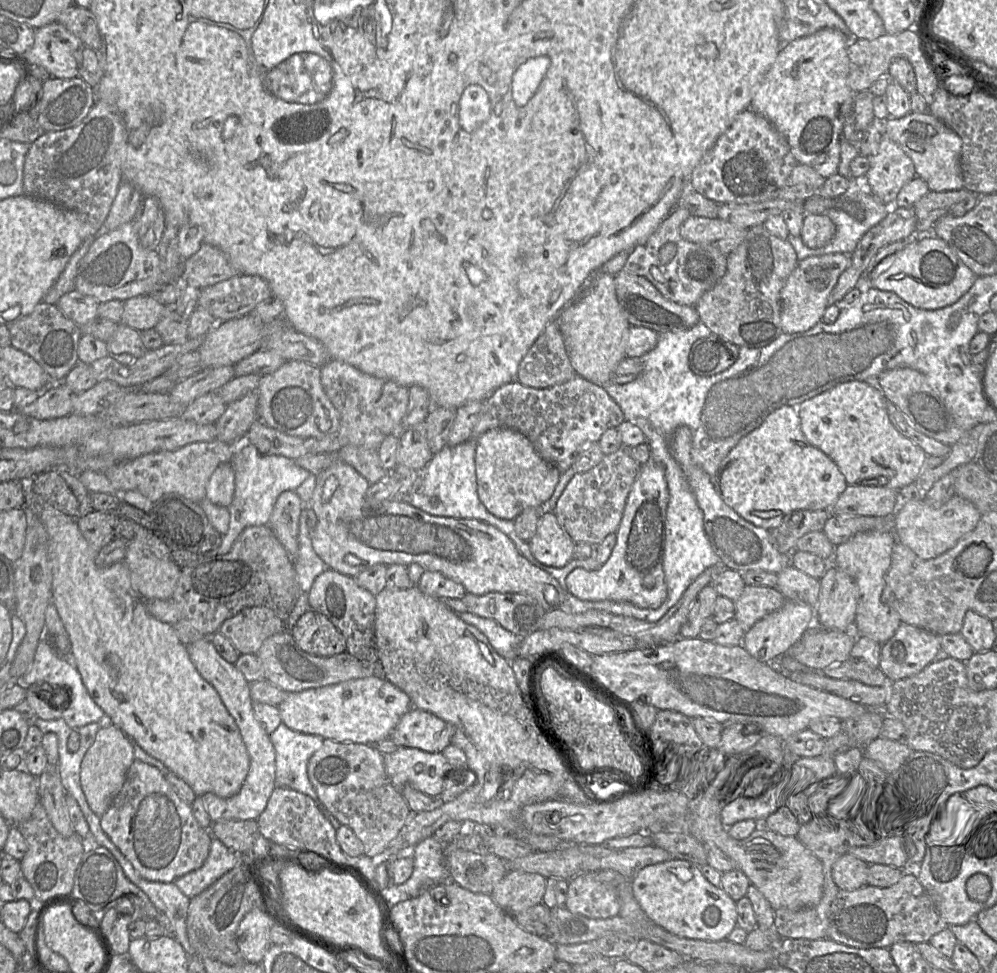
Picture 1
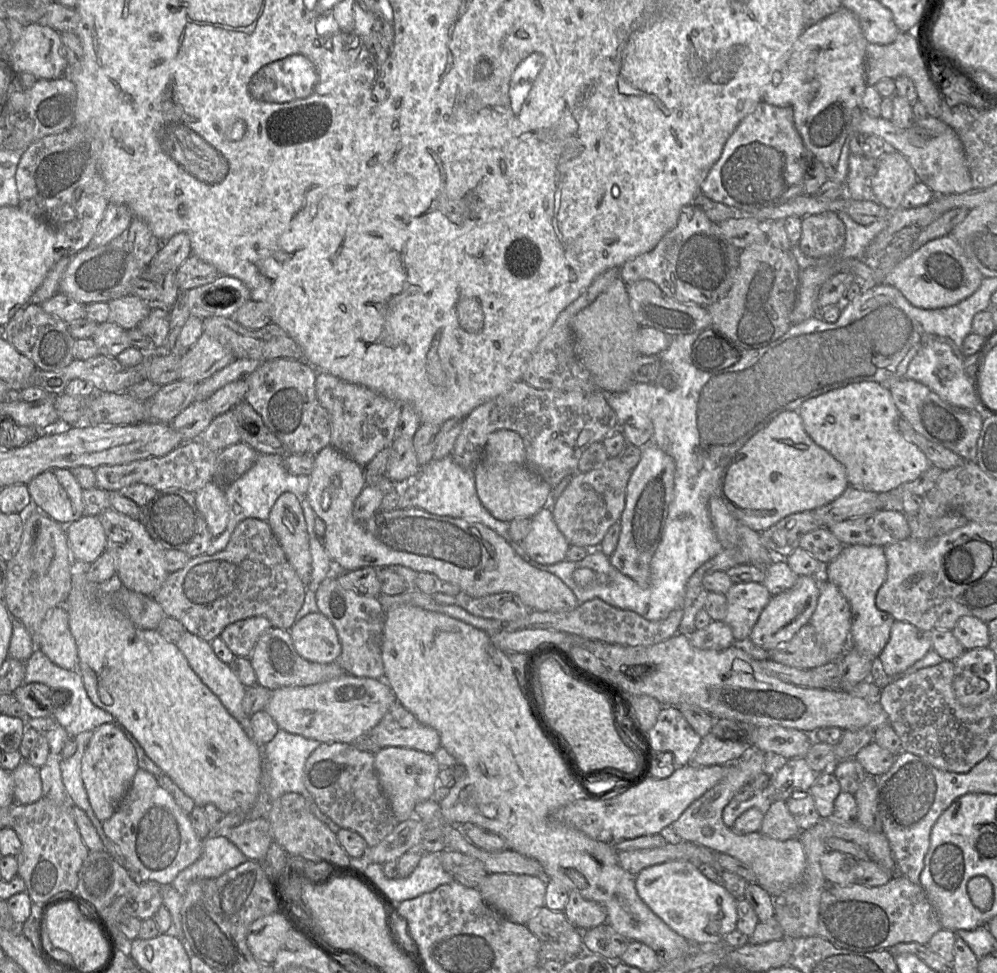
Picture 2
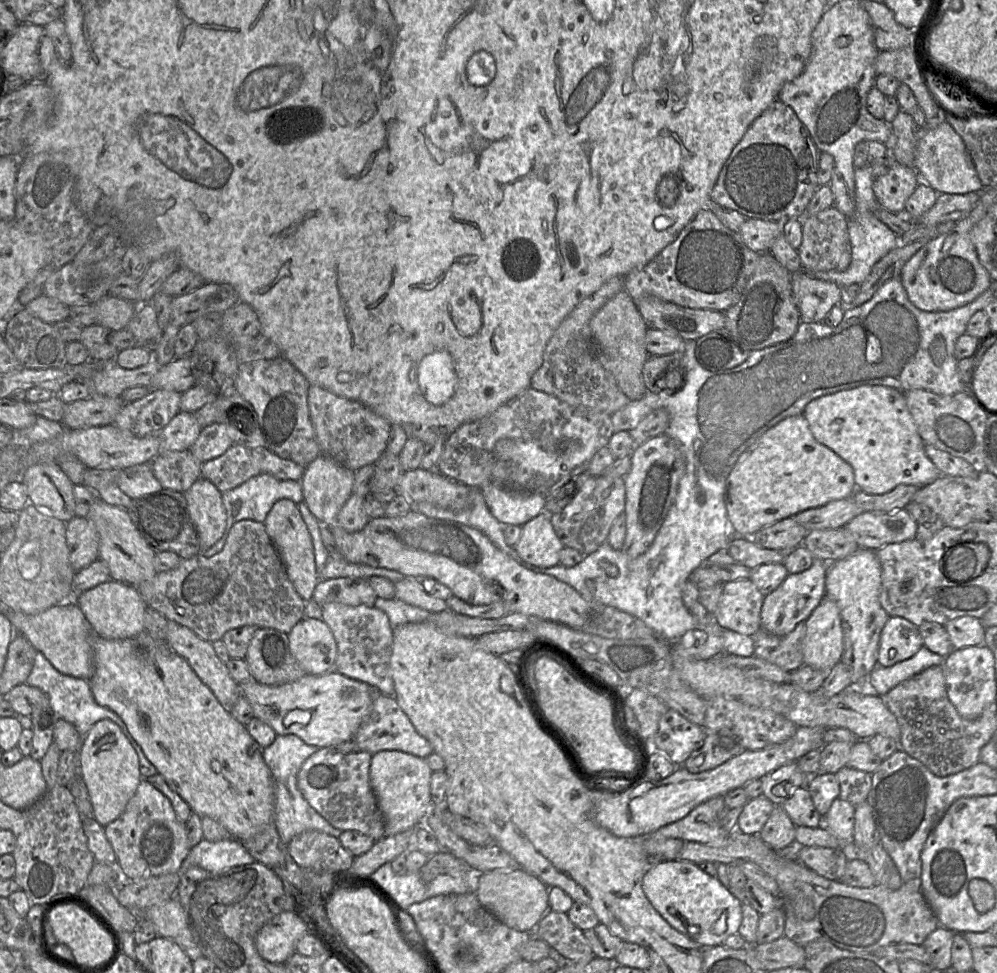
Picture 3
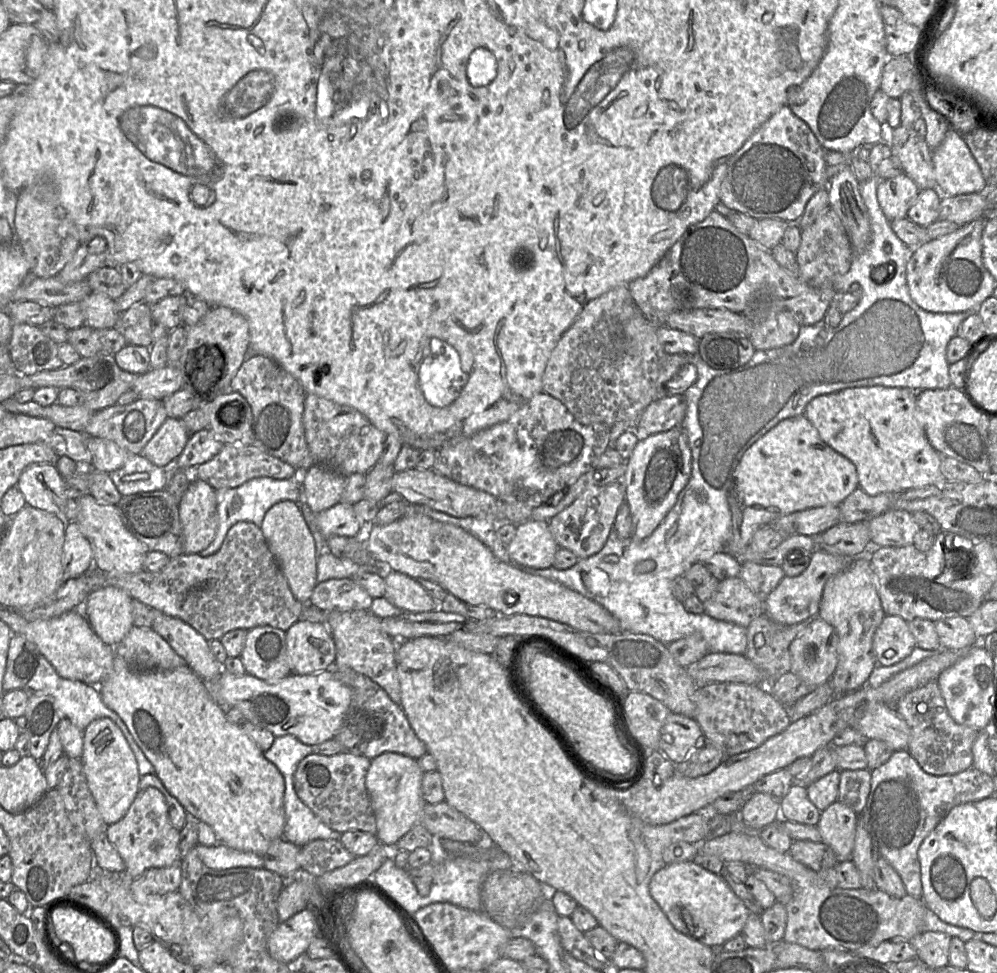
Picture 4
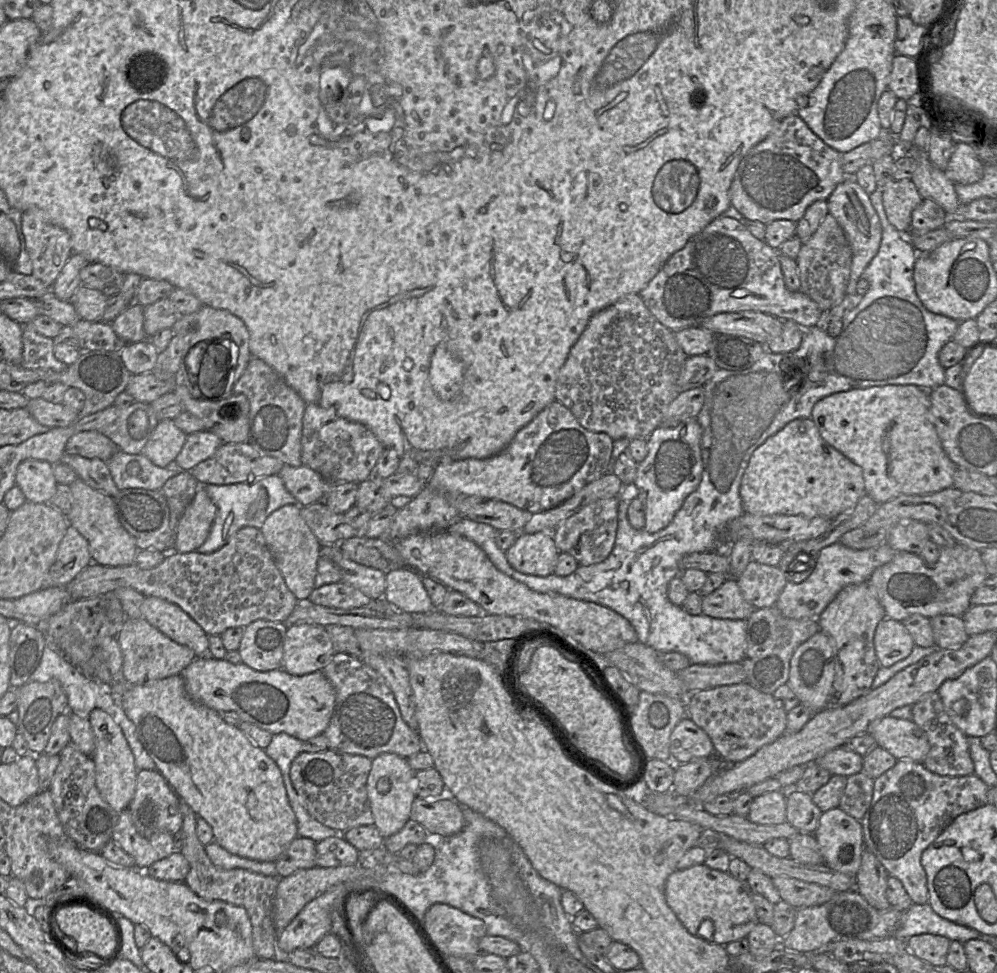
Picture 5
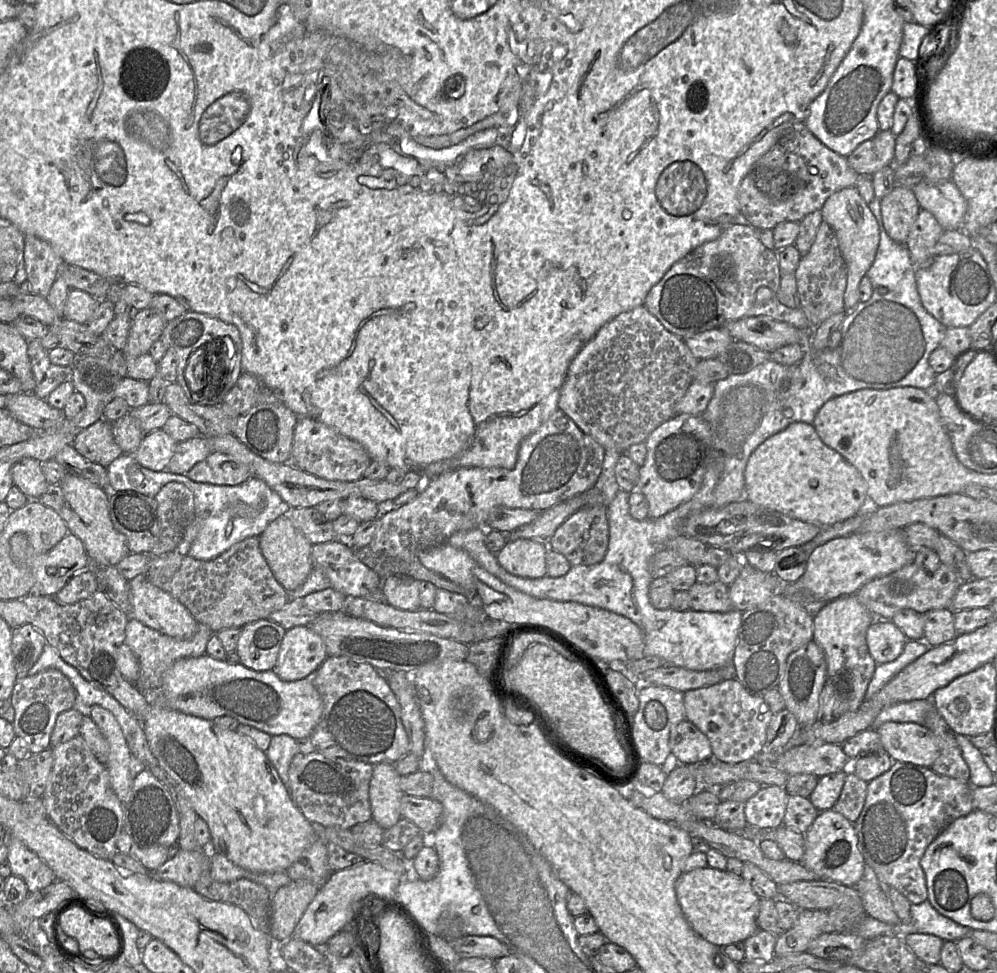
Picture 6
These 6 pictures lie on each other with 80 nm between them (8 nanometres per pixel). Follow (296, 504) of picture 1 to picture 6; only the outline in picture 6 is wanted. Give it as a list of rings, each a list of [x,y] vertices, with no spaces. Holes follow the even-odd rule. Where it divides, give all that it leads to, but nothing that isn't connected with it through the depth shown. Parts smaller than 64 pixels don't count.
[[[286,515],[272,521],[259,537],[260,550],[277,582],[288,592],[304,583],[313,570],[312,544]]]

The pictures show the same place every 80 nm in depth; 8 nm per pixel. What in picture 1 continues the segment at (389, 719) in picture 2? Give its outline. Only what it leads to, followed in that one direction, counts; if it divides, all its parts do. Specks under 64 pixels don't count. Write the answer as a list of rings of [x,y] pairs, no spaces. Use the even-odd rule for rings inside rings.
[[[412,707],[389,736],[398,747],[417,748],[429,753],[442,753],[452,743],[454,727],[436,715]]]

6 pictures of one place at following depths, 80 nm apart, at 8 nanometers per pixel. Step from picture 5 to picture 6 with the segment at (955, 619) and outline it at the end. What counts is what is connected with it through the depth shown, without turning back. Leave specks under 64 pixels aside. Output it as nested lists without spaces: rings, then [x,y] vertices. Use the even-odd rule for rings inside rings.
[[[950,608],[928,611],[924,614],[924,620],[924,640],[929,647],[950,642],[958,636],[954,613]]]

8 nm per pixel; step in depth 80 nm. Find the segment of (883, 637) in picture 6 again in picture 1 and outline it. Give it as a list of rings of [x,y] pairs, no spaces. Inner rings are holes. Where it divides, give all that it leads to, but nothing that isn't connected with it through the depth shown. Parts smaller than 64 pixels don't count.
[[[901,623],[895,634],[882,644],[879,667],[888,681],[894,682],[922,671],[934,661],[940,650],[939,635],[913,625]]]

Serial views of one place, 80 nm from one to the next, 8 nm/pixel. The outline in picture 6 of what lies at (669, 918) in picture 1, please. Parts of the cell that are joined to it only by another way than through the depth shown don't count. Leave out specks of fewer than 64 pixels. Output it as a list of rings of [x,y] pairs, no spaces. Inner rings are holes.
[[[709,866],[696,868],[679,876],[675,890],[682,912],[691,927],[712,944],[725,947],[745,941],[759,930],[757,916],[760,897],[742,875]]]

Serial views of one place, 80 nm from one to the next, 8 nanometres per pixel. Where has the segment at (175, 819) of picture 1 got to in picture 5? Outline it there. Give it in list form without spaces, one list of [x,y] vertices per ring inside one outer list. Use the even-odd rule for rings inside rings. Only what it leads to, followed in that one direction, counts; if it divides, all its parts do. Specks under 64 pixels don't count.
[[[127,808],[119,815],[112,841],[134,859],[139,870],[145,870],[175,852],[173,835],[155,833],[150,838],[142,836],[136,829],[133,814]]]

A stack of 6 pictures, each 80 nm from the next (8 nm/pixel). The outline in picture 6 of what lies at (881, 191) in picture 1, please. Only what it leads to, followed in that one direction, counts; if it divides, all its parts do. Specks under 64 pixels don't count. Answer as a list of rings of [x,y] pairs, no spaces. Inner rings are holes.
[[[896,185],[880,204],[886,233],[894,242],[905,244],[921,209],[913,190]]]

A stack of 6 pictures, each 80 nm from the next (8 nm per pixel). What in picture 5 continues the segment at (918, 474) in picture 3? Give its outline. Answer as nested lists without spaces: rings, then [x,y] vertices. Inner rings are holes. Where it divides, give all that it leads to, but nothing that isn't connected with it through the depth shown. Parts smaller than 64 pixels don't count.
[[[886,385],[837,392],[819,400],[810,419],[828,444],[861,467],[866,495],[878,504],[900,495],[926,495],[953,487],[956,464],[944,451],[932,423],[929,395],[918,386]]]

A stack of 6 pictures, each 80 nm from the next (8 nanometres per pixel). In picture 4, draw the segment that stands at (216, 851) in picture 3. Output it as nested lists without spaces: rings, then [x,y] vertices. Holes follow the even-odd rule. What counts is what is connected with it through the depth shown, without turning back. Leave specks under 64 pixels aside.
[[[223,844],[195,847],[198,857],[205,866],[214,870],[228,870],[237,867],[264,868],[261,855],[253,852],[241,852]]]

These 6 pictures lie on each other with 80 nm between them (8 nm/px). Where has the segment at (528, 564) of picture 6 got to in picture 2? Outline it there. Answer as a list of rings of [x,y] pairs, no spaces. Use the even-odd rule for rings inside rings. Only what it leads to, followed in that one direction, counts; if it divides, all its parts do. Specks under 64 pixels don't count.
[[[544,508],[531,518],[530,531],[520,544],[534,561],[543,565],[564,561],[571,546],[559,530],[553,513]]]

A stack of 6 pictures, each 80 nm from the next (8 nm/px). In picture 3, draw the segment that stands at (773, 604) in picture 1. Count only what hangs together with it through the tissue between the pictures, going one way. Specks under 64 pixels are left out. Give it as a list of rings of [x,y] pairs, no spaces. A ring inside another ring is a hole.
[[[750,579],[725,582],[718,607],[711,616],[722,628],[751,637],[761,628],[764,598]]]

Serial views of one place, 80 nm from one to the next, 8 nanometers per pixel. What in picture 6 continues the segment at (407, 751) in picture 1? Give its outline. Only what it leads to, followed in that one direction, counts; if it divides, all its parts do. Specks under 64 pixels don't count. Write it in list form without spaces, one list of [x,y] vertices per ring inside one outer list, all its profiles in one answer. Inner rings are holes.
[[[393,763],[373,765],[369,784],[372,819],[384,830],[394,826],[402,818],[400,805],[404,793],[400,788],[400,779]]]

